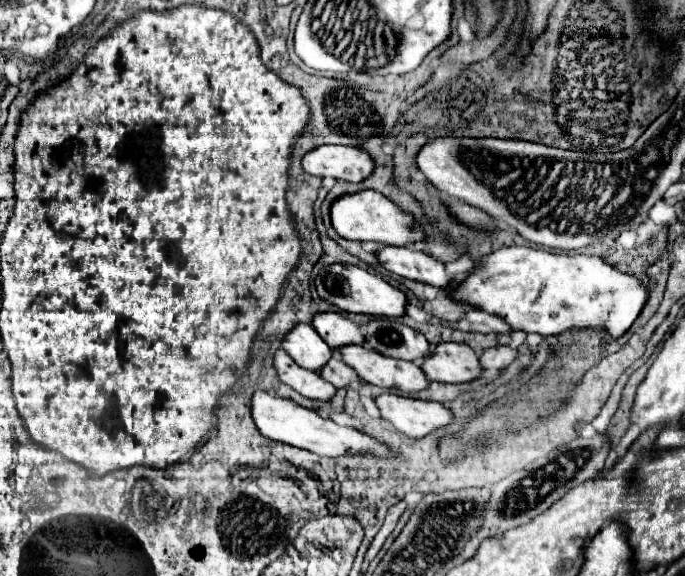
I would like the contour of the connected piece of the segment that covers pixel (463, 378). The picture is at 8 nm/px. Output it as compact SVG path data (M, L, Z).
M459 342L437 344L437 348L423 358L421 370L429 380L461 384L477 378L481 374L477 354Z

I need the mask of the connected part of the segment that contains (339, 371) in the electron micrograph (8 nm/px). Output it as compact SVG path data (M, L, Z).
M335 354L329 358L329 362L325 364L325 368L321 368L319 376L321 376L323 380L331 382L335 388L345 388L349 380L357 378L355 370L349 368L349 366L345 366L345 364L341 362L341 358L337 358Z

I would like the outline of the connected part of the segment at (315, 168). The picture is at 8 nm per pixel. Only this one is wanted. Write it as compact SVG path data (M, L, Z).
M317 146L303 156L301 166L307 174L321 178L331 176L347 182L361 182L373 172L371 156L355 146Z

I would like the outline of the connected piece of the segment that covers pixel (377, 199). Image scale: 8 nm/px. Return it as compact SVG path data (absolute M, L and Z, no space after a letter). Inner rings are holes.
M375 190L343 194L331 204L329 212L335 232L347 240L373 240L391 246L405 246L423 240L423 232L419 230L419 226L415 226L413 216L399 210L389 198L385 198L381 192Z

